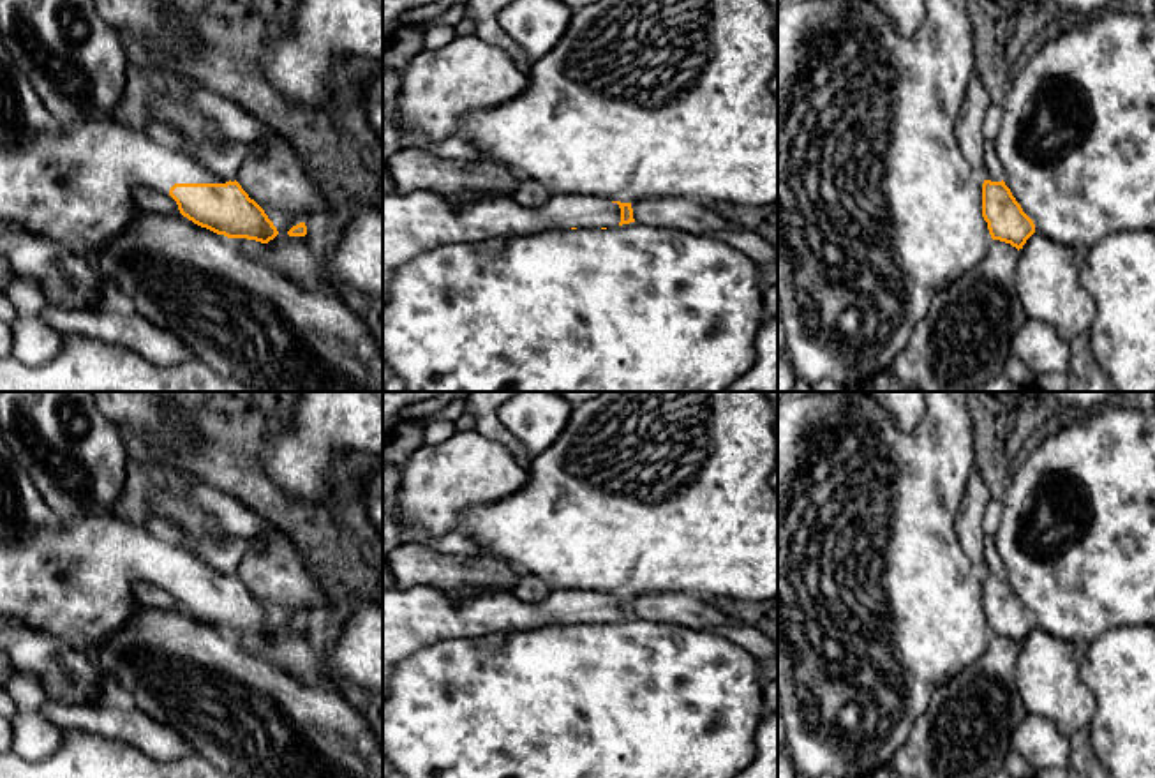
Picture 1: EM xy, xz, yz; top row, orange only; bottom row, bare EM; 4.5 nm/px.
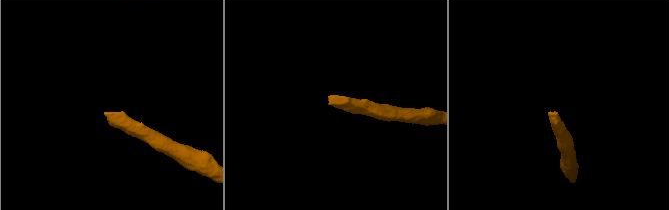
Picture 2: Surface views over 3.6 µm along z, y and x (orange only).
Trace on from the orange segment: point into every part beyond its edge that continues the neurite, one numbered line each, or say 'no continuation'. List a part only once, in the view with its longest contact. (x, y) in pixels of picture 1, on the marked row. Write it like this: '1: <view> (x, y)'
1: xy (74, 187)

